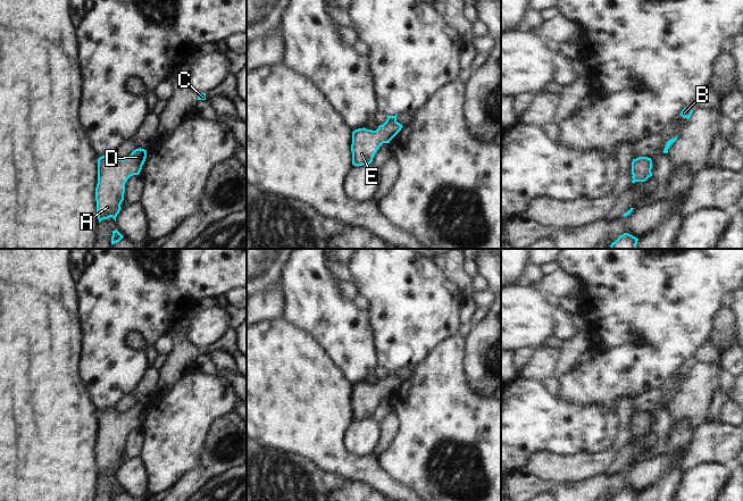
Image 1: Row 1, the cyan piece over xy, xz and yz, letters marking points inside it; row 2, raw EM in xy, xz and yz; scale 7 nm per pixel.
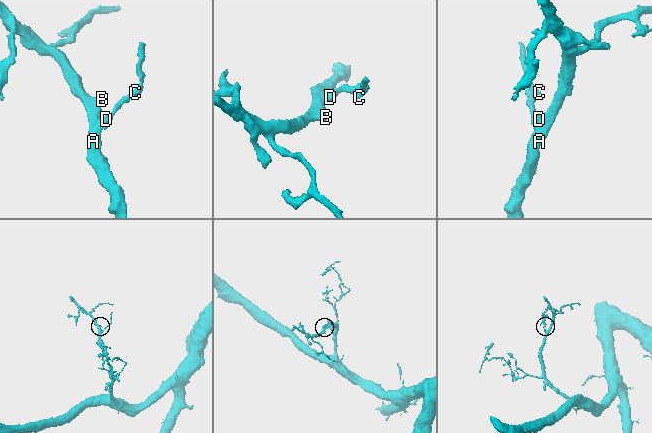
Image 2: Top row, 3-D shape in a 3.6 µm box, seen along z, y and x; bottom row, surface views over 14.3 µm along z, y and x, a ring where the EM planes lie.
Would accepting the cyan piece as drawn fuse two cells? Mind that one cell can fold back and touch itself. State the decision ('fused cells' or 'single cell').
single cell

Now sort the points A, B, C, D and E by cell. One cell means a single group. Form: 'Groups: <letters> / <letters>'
Groups: A B C D E.

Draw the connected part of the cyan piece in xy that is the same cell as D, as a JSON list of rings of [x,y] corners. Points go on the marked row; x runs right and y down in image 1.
[[[135,149],[125,159],[119,159],[115,153],[102,156],[98,159],[98,184],[95,187],[95,201],[99,223],[103,219],[116,217],[120,211],[120,204],[124,200],[125,183],[133,175],[139,175],[147,158],[147,150]]]

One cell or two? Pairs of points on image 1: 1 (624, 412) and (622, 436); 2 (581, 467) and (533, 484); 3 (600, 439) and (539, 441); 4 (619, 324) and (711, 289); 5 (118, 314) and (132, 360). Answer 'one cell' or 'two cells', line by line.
1: one cell
2: two cells
3: one cell
4: one cell
5: one cell

